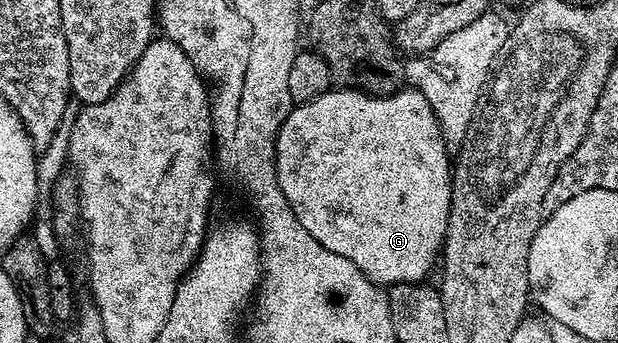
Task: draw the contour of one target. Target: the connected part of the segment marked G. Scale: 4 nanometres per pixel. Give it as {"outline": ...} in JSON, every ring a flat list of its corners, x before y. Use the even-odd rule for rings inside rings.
{"outline":[[333,90,322,94,322,98,314,98,314,102,297,104,291,114,282,122,278,130,276,143,276,177,282,194,286,194,286,202,290,202,290,210,311,236,320,236,320,241,330,252,344,252,344,258,350,258,377,286,395,286,397,284,418,284,427,281,428,271,437,267,438,257,444,246,444,235,448,229,448,219,452,213,452,169,453,161,448,160,449,145,444,142,438,118,426,102,422,93,415,90,401,90,392,96,370,96,367,92,355,90]]}

